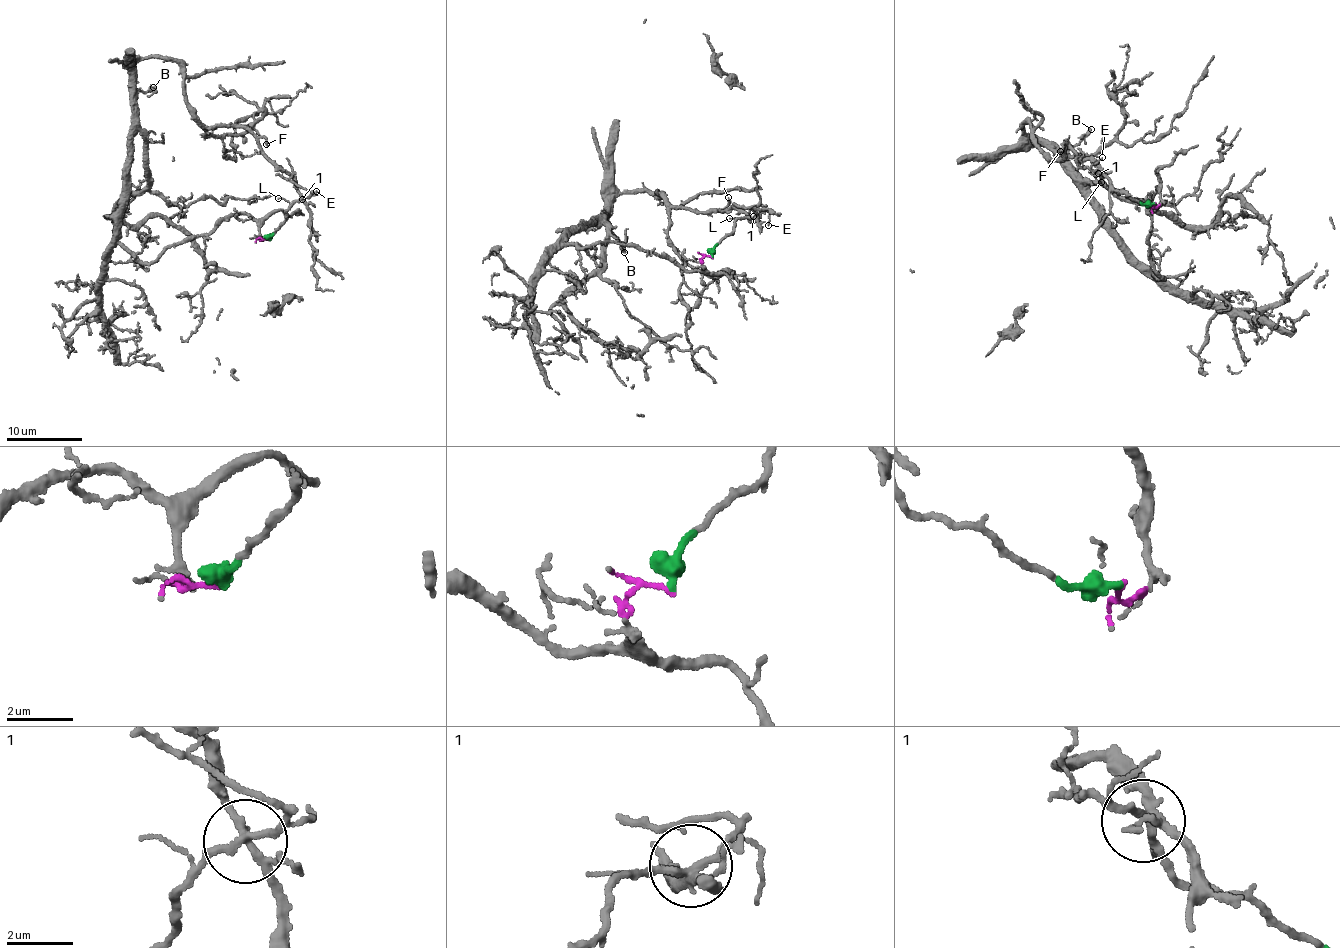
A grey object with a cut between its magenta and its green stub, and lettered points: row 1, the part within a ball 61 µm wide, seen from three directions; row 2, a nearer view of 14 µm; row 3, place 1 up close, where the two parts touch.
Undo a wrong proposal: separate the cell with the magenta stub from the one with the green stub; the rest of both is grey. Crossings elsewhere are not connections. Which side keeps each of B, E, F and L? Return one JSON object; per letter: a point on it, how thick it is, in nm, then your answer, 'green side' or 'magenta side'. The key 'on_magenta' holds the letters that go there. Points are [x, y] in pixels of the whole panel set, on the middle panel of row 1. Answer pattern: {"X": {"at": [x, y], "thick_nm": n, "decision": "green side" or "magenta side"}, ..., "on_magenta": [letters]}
{"B": {"at": [624, 252], "thick_nm": 140, "decision": "magenta side"}, "E": {"at": [768, 225], "thick_nm": 90, "decision": "green side"}, "F": {"at": [728, 197], "thick_nm": 130, "decision": "magenta side"}, "L": {"at": [729, 218], "thick_nm": 90, "decision": "green side"}, "on_magenta": ["B", "F"]}

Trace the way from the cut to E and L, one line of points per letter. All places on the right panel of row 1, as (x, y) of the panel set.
E: (1154, 204), (1145, 205), (1121, 190), (1110, 189), (1091, 168), (1102, 157)
L: (1154, 204), (1145, 205), (1102, 182)

